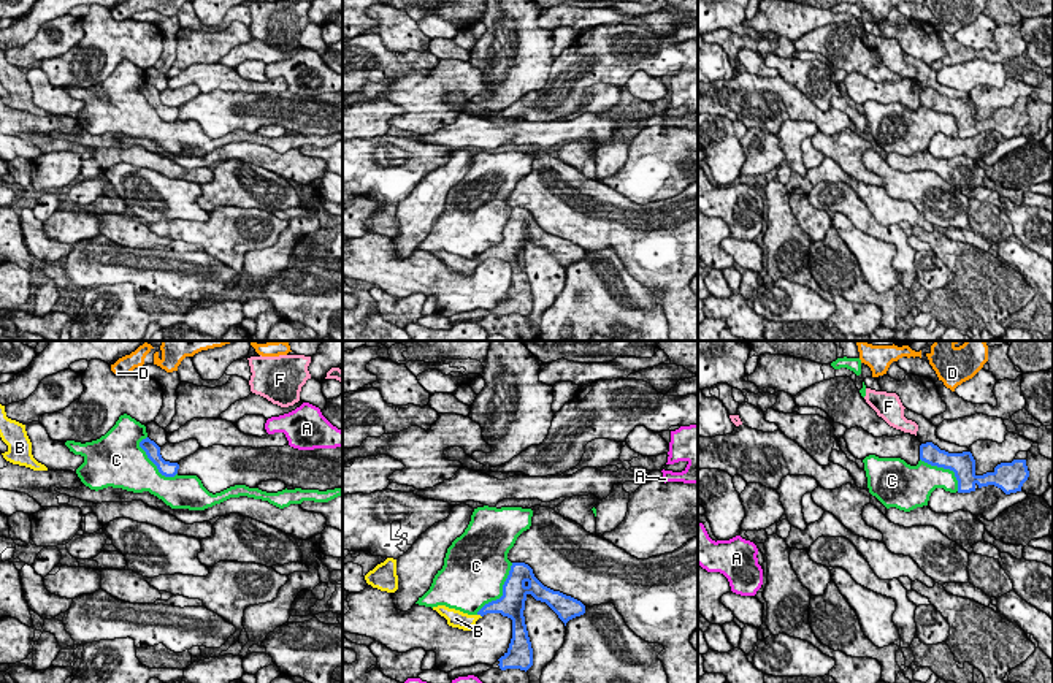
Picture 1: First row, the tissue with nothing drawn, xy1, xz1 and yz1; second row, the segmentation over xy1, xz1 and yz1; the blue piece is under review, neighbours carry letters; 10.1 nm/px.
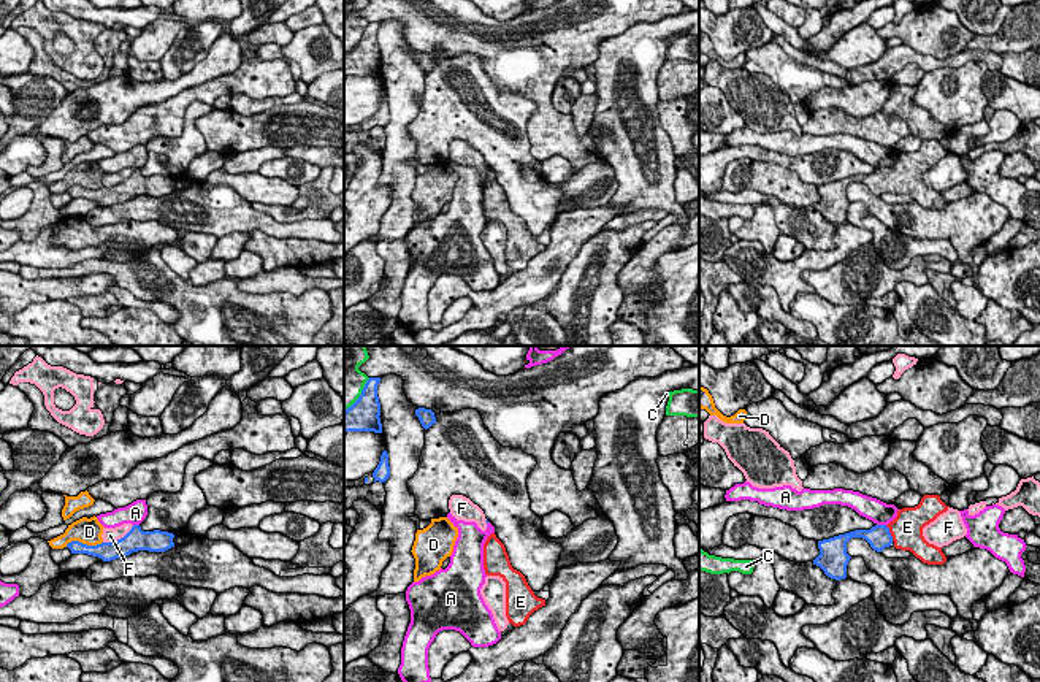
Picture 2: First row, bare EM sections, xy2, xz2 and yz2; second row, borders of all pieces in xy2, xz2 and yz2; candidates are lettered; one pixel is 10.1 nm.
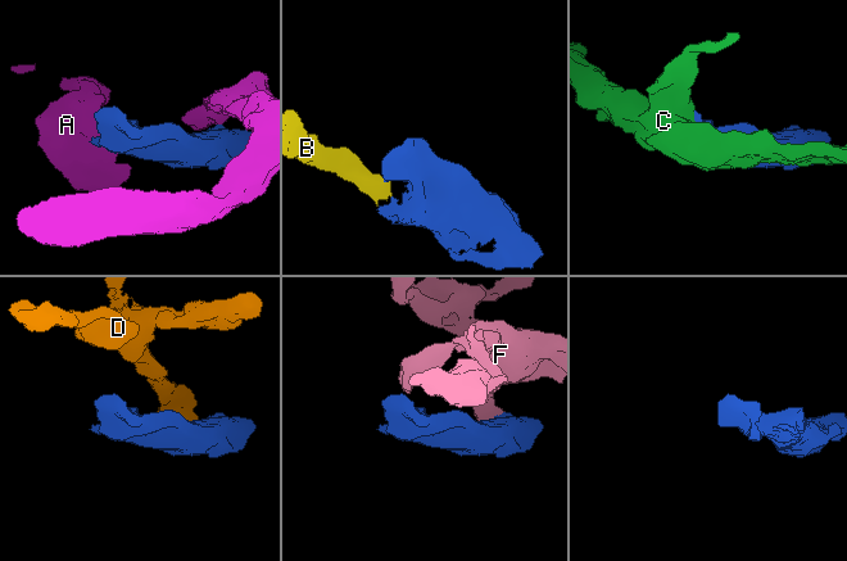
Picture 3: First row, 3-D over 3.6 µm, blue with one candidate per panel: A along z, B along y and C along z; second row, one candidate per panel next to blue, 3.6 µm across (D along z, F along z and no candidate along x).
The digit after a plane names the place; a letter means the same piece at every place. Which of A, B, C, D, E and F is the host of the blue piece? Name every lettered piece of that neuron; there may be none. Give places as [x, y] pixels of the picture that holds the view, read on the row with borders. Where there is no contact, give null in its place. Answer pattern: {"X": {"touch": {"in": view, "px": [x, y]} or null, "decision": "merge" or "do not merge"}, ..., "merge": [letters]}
{"A": {"touch": {"in": "yz2", "px": [882, 525]}, "decision": "do not merge"}, "B": {"touch": {"in": "xz1", "px": [479, 614]}, "decision": "merge"}, "C": {"touch": {"in": "xz1", "px": [503, 591]}, "decision": "do not merge"}, "D": {"touch": {"in": "xy2", "px": [83, 544]}, "decision": "do not merge"}, "E": {"touch": {"in": "yz2", "px": [890, 533]}, "decision": "merge"}, "F": {"touch": {"in": "xy2", "px": [118, 540]}, "decision": "do not merge"}, "merge": ["B", "E"]}

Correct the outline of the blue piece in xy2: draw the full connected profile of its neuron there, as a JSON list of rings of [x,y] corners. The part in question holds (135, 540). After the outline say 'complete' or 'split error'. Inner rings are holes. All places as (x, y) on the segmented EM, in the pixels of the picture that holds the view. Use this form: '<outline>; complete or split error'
[[[133,525],[124,538],[114,542],[87,546],[79,541],[71,541],[67,544],[67,547],[71,550],[71,554],[87,554],[98,557],[103,561],[111,561],[116,558],[124,558],[138,550],[165,552],[174,547],[173,538],[174,534],[168,531],[143,531],[140,525]]]; complete

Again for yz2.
[[[924,495],[918,506],[904,508],[888,525],[875,525],[870,530],[855,530],[829,539],[818,541],[820,555],[813,565],[820,566],[831,579],[847,577],[847,542],[851,538],[866,539],[870,547],[881,552],[891,544],[900,550],[910,550],[916,558],[927,565],[943,565],[946,561],[942,547],[929,544],[923,536],[923,528],[946,512],[946,506],[939,495]]]; split error

